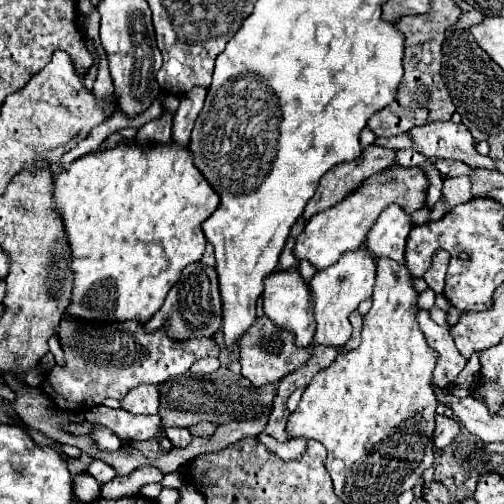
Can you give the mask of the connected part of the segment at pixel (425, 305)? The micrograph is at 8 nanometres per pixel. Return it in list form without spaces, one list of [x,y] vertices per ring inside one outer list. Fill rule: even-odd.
[[[428,288],[421,294],[419,294],[419,298],[417,300],[417,307],[419,310],[427,310],[429,311],[435,304],[436,294]]]

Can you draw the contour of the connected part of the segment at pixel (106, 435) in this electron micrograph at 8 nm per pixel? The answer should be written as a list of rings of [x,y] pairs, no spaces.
[[[95,424],[89,436],[93,438],[93,444],[99,452],[115,452],[121,446],[121,440],[117,438],[117,434],[101,424]]]

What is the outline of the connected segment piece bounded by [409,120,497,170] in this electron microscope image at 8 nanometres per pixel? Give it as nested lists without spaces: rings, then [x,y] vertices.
[[[431,122],[409,132],[413,136],[417,152],[427,158],[453,158],[473,168],[497,170],[491,156],[483,156],[473,146],[473,136],[465,124],[455,122]]]

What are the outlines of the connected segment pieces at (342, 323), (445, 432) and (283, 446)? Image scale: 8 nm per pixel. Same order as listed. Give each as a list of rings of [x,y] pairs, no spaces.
[[[361,246],[357,250],[345,252],[339,262],[335,262],[329,268],[323,268],[323,272],[317,272],[311,282],[311,300],[313,300],[313,312],[315,312],[315,344],[327,344],[341,348],[349,336],[351,336],[351,324],[349,324],[349,314],[357,310],[359,302],[365,298],[371,298],[375,284],[375,258],[371,258],[371,252]]]
[[[439,414],[437,418],[437,426],[435,426],[435,448],[445,448],[449,444],[455,442],[461,426],[457,420],[445,416],[445,414]]]
[[[263,432],[258,436],[258,440],[262,444],[265,444],[267,449],[279,458],[283,458],[283,460],[299,460],[299,456],[303,456],[305,450],[307,450],[307,440],[309,440],[309,438],[300,437],[286,443],[281,443],[273,440],[273,437]]]

